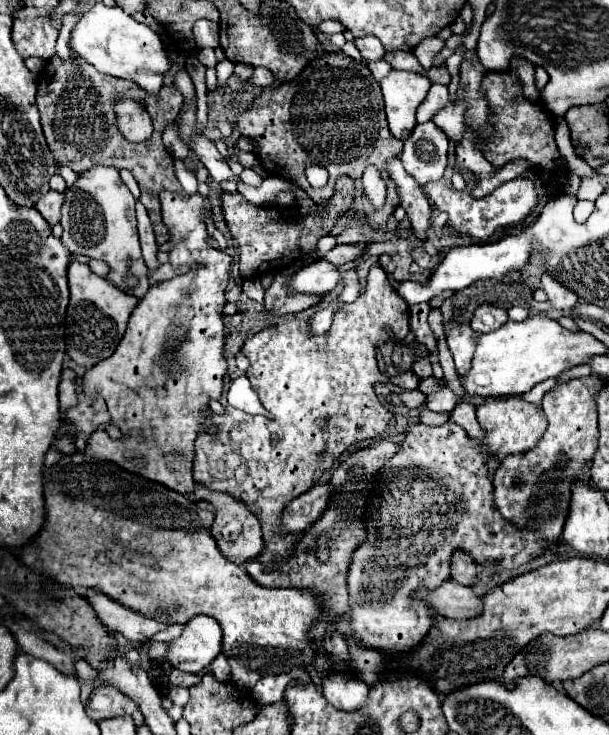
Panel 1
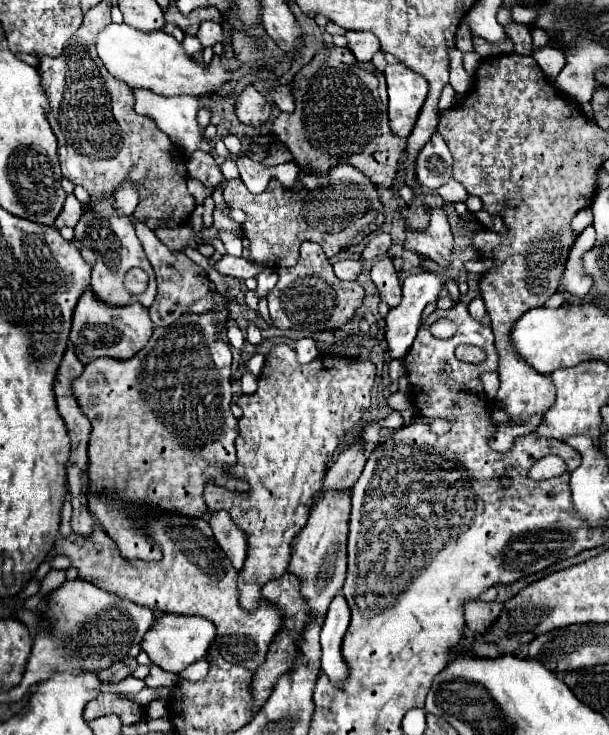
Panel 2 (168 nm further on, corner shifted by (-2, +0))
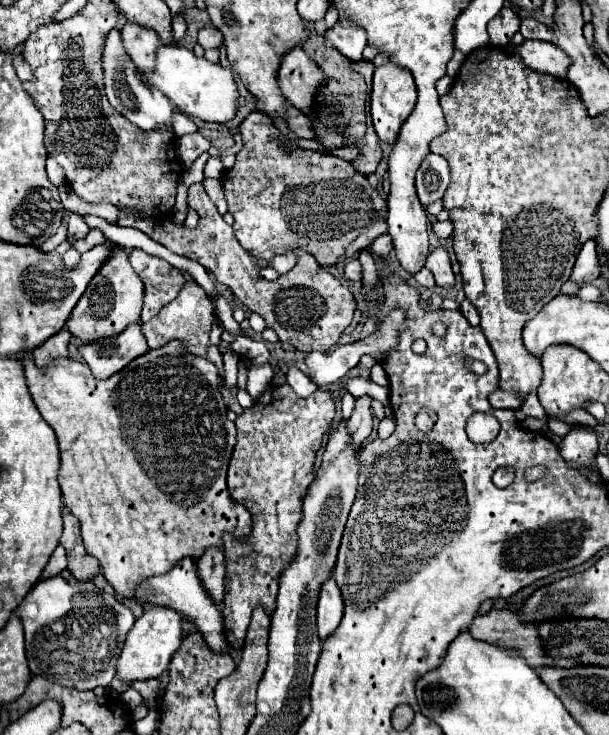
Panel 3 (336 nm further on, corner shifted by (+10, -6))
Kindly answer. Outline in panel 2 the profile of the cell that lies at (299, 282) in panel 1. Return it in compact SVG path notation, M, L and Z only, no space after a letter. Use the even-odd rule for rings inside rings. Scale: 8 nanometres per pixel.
M336 260L332 264L336 278L340 280L356 280L360 270L362 270L362 262L360 260Z

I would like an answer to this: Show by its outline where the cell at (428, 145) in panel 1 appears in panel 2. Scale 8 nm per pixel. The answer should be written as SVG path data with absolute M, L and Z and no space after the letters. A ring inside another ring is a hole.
M434 132L432 138L420 148L416 156L416 178L430 190L440 188L452 176L452 154L440 132Z

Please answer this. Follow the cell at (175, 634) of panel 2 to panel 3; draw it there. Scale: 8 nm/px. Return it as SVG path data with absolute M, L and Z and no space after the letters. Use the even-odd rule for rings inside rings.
M148 606L124 640L124 648L116 664L116 678L130 684L134 680L148 680L160 676L162 672L166 672L170 658L180 648L180 644L182 644L180 614L172 612L172 608Z

